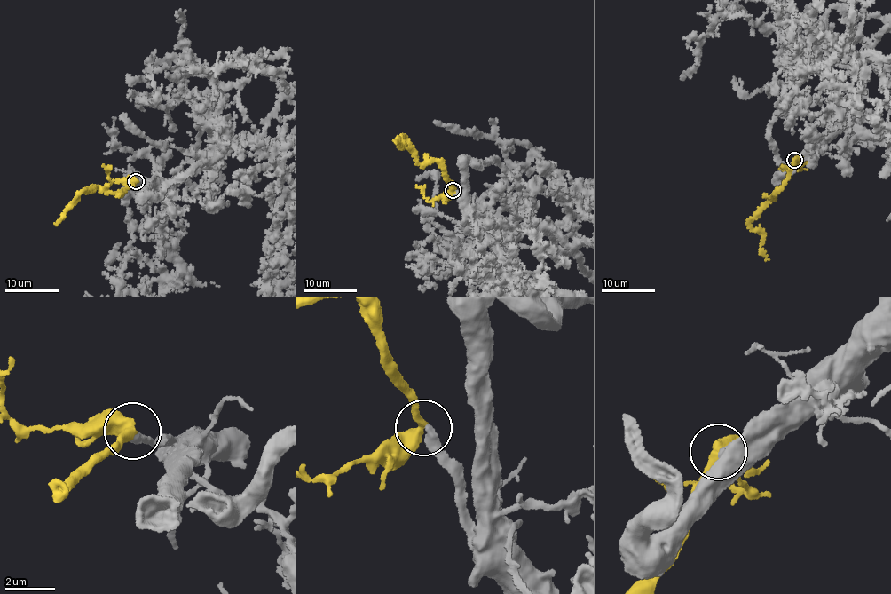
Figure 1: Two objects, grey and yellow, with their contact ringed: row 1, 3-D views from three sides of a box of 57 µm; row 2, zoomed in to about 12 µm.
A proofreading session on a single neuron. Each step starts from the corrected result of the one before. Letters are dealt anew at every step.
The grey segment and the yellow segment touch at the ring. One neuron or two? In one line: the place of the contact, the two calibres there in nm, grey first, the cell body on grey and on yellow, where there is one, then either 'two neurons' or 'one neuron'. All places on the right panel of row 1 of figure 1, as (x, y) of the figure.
(794, 160) | 400/420 nm | grey none | yellow none | one neuron

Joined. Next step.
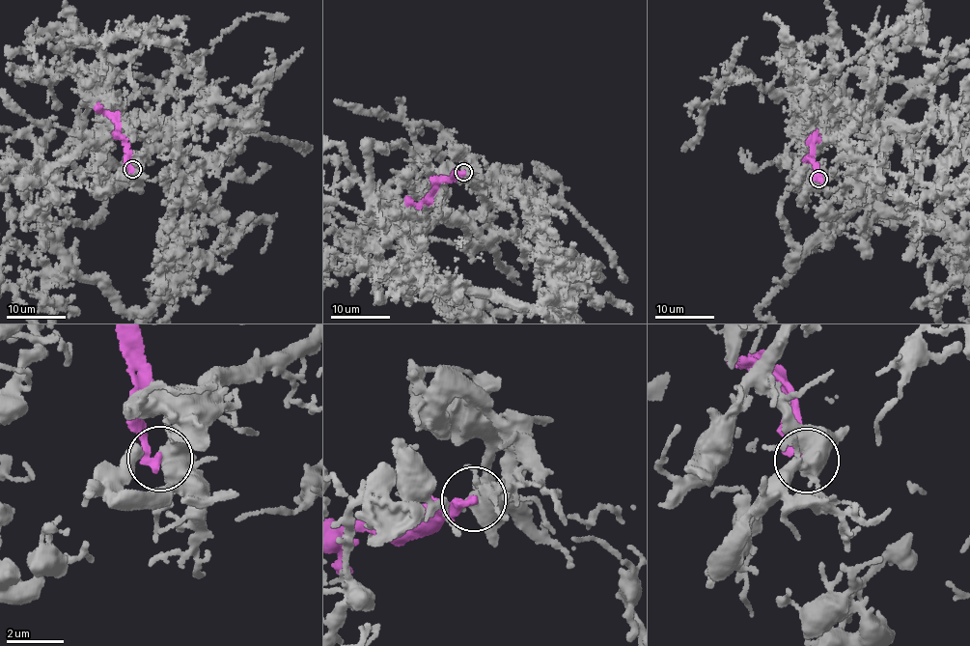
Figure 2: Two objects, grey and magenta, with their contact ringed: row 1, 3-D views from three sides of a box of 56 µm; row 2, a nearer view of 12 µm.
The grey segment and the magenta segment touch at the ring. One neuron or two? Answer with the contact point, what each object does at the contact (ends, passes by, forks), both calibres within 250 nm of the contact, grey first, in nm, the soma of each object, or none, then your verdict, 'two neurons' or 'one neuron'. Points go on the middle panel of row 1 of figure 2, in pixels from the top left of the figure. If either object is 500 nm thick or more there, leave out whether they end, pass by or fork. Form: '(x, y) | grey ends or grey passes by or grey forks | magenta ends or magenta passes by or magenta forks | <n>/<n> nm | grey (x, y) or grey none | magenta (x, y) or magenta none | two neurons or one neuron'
(463, 172) | grey forks | magenta ends | 480/320 nm | grey none | magenta none | two neurons

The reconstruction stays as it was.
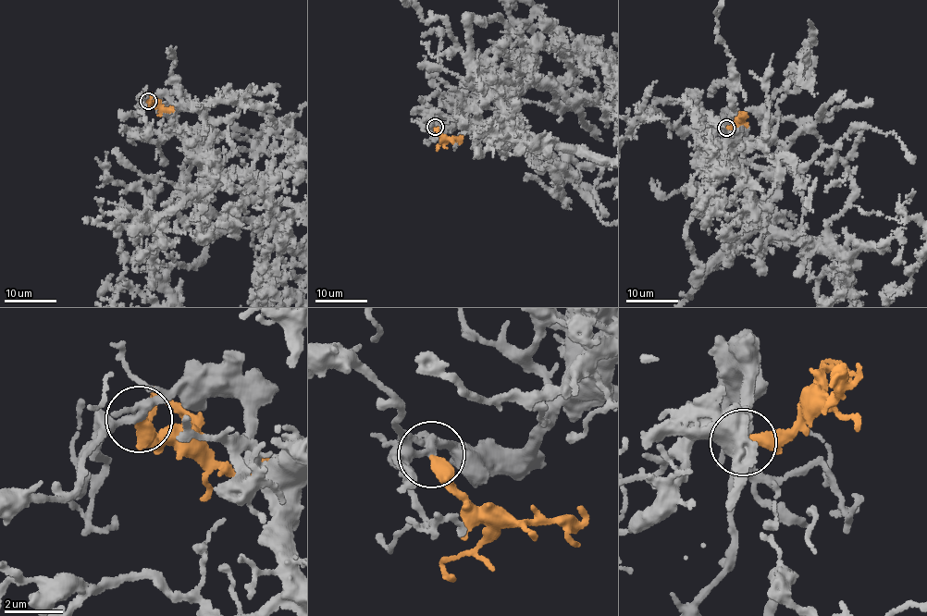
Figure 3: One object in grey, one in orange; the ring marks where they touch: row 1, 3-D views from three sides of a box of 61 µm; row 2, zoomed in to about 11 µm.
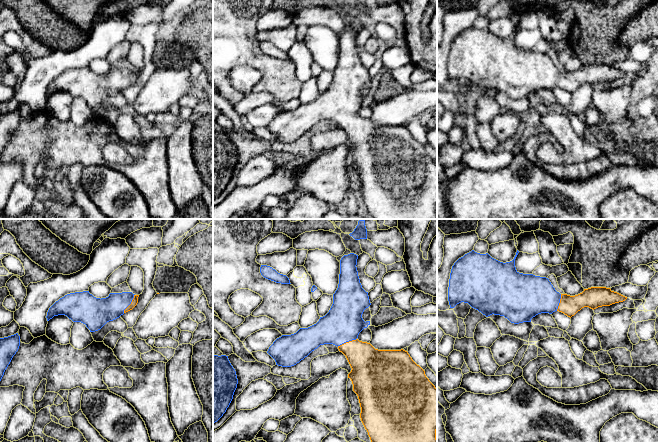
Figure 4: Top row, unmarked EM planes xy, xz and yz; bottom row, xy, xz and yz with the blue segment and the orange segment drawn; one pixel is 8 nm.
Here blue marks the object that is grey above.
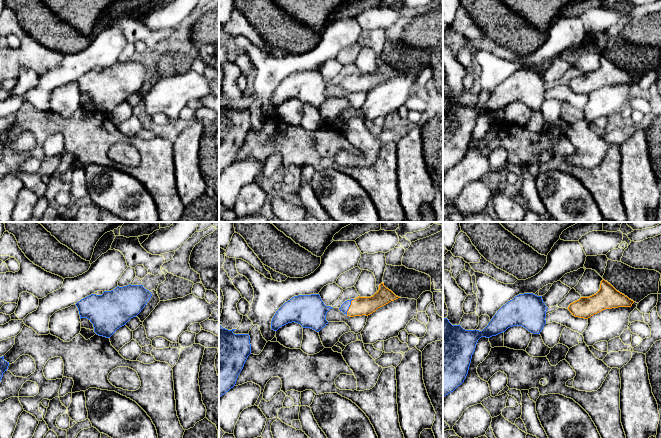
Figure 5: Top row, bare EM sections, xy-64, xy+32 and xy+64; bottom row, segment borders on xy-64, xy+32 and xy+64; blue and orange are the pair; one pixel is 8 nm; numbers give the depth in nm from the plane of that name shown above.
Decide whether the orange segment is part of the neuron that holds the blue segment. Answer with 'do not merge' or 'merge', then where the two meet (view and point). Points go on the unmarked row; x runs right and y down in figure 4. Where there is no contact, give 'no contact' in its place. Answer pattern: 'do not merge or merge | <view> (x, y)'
merge | xz (346, 117)

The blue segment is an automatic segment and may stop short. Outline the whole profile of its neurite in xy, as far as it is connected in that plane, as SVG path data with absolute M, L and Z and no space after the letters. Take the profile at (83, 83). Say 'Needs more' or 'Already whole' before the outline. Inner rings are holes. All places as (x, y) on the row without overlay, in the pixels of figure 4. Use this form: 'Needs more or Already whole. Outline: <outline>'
Needs more. Outline: M89 67L65 71L56 77L47 88L47 97L54 92L65 91L73 98L81 98L90 108L100 106L107 98L132 86L139 71L132 68L110 69L106 74L96 74Z

